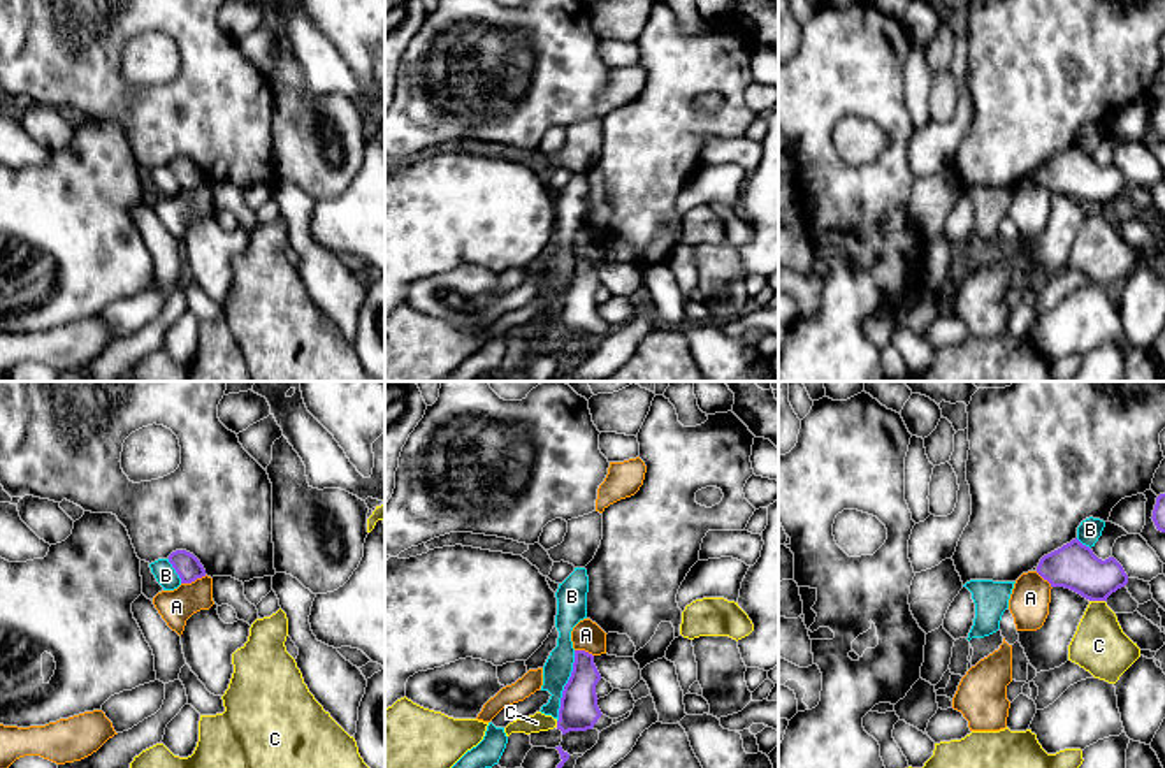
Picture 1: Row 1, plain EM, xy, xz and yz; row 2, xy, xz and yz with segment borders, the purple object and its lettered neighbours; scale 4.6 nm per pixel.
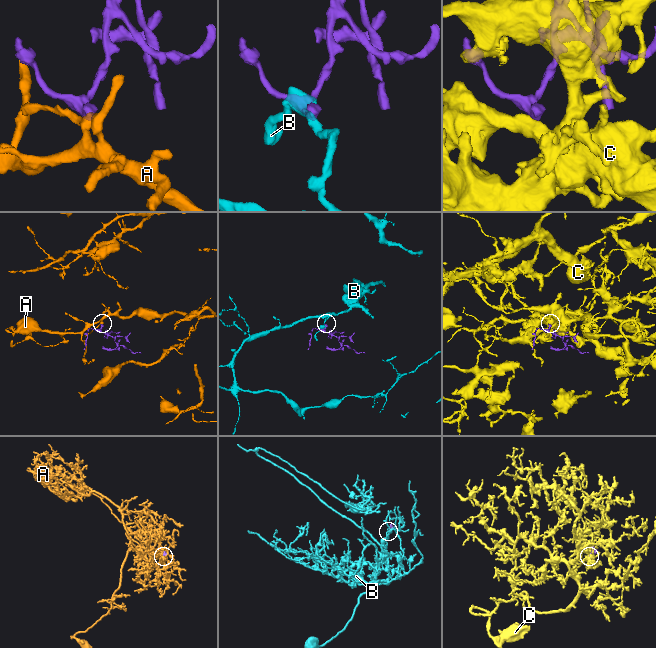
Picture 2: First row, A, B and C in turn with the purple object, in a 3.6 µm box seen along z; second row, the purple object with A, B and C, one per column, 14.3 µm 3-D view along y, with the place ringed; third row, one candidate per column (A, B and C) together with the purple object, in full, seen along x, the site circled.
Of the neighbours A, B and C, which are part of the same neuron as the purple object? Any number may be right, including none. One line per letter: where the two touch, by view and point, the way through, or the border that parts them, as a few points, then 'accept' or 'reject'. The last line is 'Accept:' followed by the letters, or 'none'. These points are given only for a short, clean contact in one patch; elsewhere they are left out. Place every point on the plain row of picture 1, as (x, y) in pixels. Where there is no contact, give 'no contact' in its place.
A: xy (194, 187) | along xy (206, 181), (181, 190) | reject
B: xz (564, 292) | reject
C: yz (1097, 206) | reject
Accept: none

